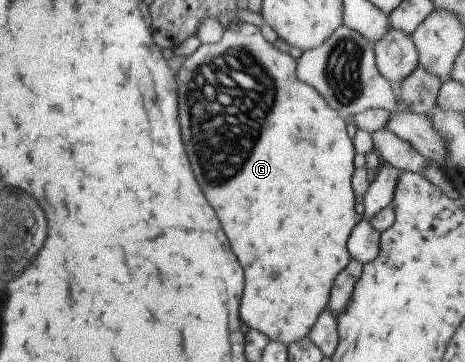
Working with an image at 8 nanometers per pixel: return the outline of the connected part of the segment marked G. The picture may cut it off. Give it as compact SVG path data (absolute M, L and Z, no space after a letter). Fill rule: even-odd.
M230 20L226 28L221 28L221 38L214 43L201 43L189 56L177 72L179 80L179 124L181 124L181 136L183 144L191 162L191 170L195 174L195 180L199 182L199 188L203 190L209 206L215 210L217 220L231 244L231 250L241 264L245 272L245 288L239 304L239 316L241 322L253 330L263 332L268 340L275 340L287 345L307 337L307 332L315 324L319 312L326 308L327 292L333 284L335 274L343 270L351 258L345 250L345 240L349 232L360 216L353 210L354 192L351 192L351 174L353 174L353 149L352 140L347 136L346 121L342 119L333 108L325 104L325 100L311 90L307 84L299 82L295 76L295 61L288 53L280 52L272 43L268 43L260 32L260 27L253 24Z

